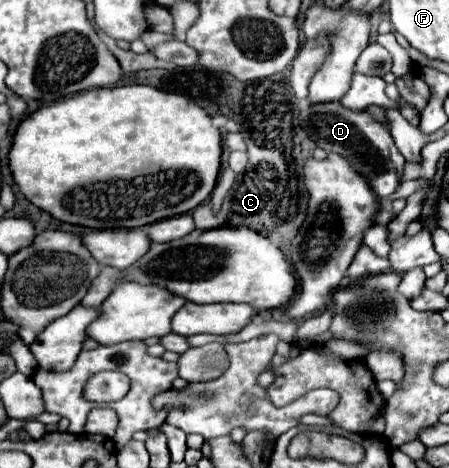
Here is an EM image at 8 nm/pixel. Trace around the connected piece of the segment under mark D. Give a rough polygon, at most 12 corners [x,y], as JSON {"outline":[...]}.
{"outline":[[340,102],[310,104],[298,124],[350,160],[378,198],[396,190],[404,156],[386,126]]}

